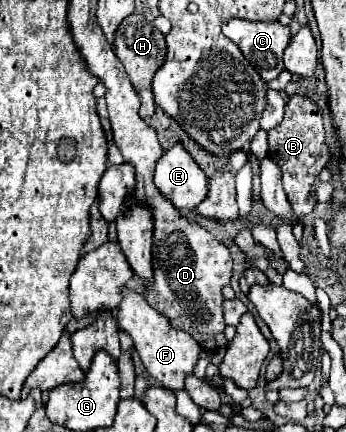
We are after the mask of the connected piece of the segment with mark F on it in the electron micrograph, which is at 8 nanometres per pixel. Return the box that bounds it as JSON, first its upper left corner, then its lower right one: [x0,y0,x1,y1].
[117,289,201,391]

